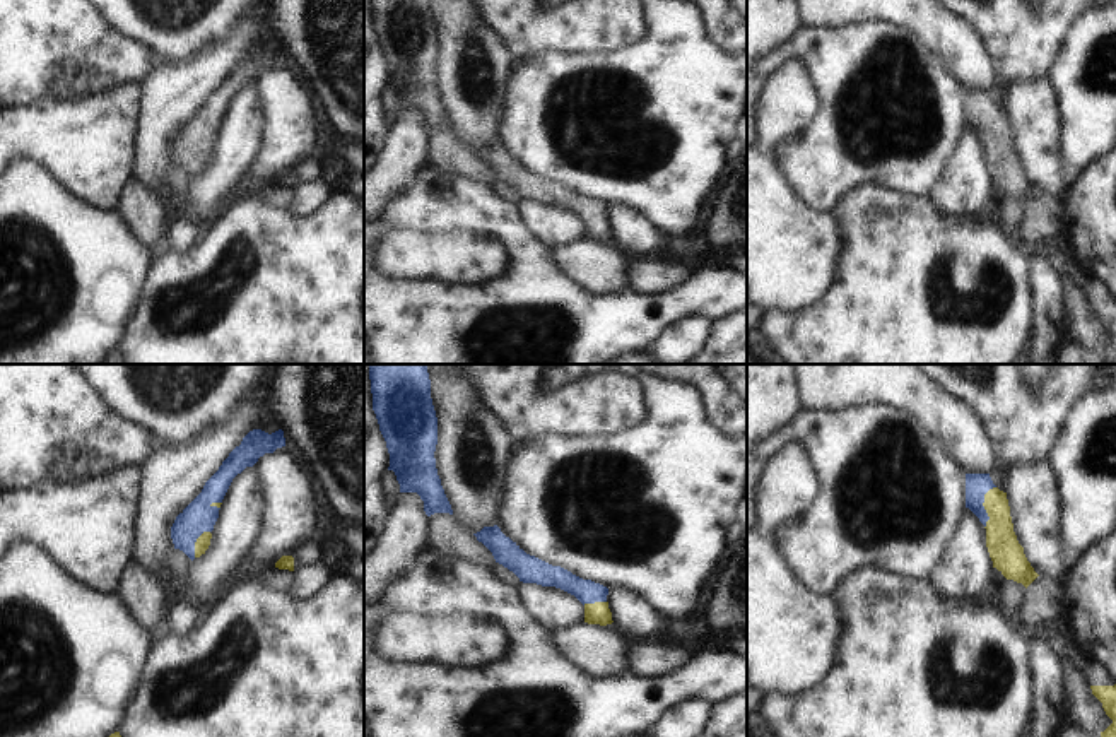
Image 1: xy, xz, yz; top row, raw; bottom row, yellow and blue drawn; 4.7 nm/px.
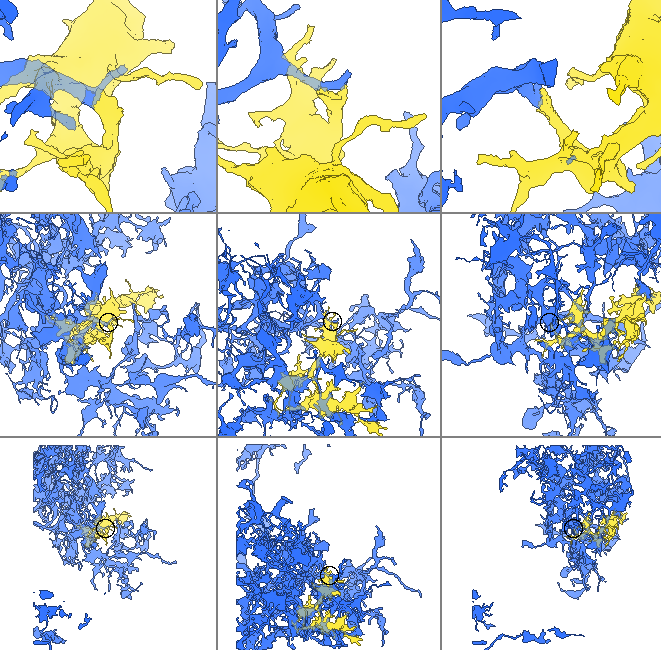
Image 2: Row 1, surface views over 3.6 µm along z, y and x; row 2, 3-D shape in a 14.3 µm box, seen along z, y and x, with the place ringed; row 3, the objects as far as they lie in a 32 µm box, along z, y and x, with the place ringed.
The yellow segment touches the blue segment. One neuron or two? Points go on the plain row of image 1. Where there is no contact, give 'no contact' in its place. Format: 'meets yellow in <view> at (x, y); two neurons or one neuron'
meets yellow in yz at (983, 122); one neuron

